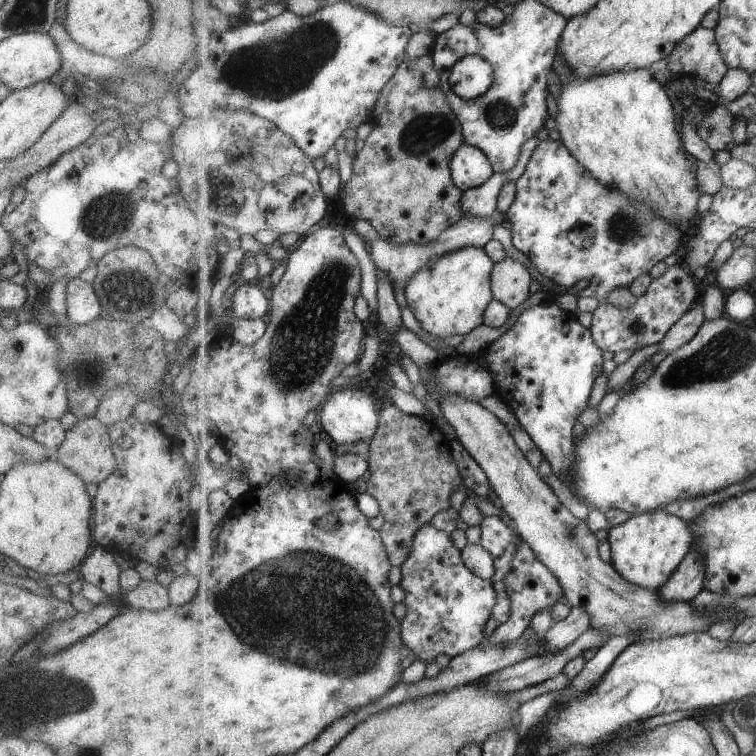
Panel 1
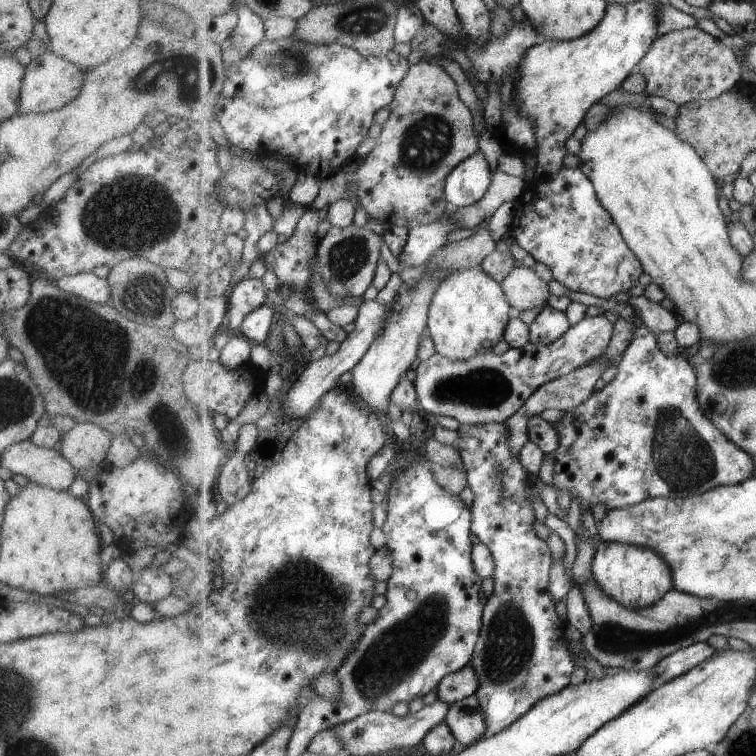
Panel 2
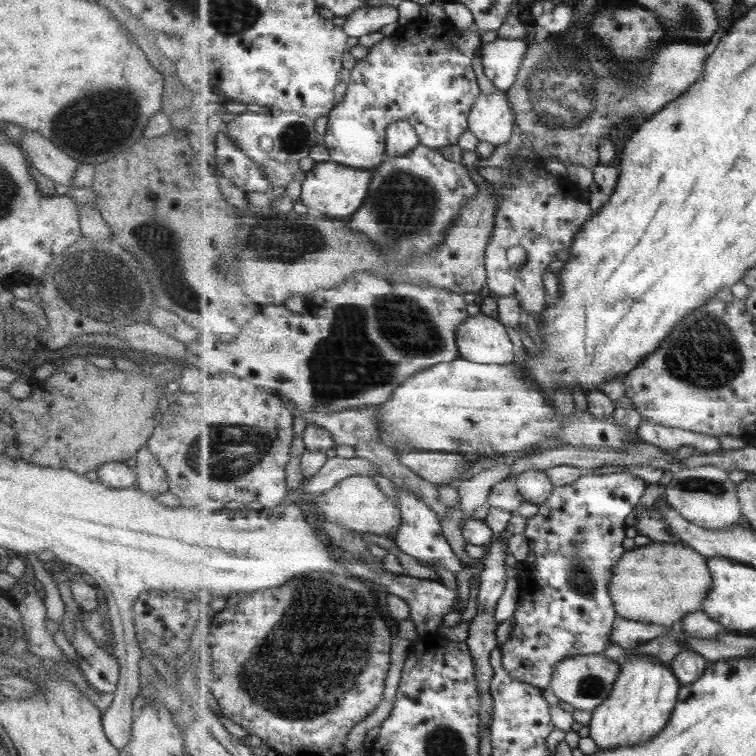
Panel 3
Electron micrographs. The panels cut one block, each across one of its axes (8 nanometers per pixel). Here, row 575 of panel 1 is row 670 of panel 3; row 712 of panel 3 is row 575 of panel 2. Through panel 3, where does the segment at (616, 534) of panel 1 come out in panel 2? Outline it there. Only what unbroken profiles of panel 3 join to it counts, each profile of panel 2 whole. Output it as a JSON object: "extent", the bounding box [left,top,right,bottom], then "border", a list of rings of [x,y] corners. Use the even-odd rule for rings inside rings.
{"extent":[592,542,674,609],"border":[[[601,542],[592,560],[592,573],[607,596],[630,609],[653,606],[674,588],[672,568],[658,552],[627,543]]]}

